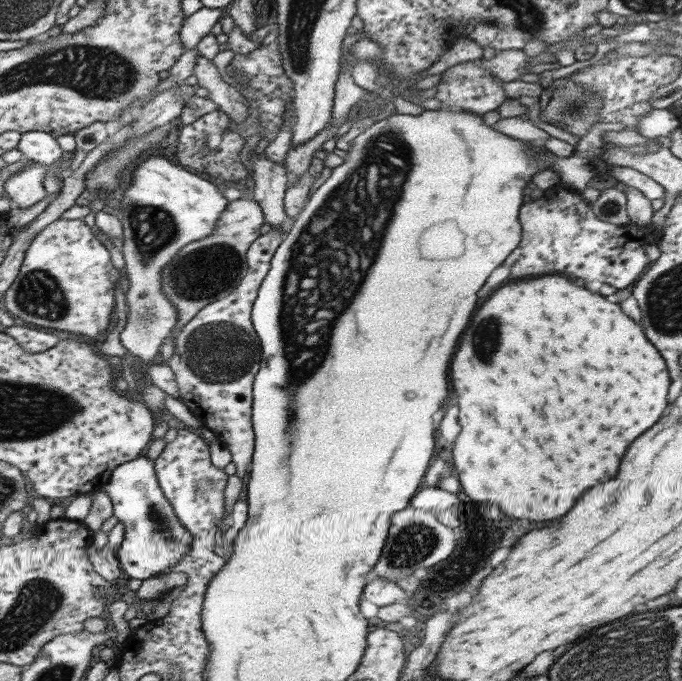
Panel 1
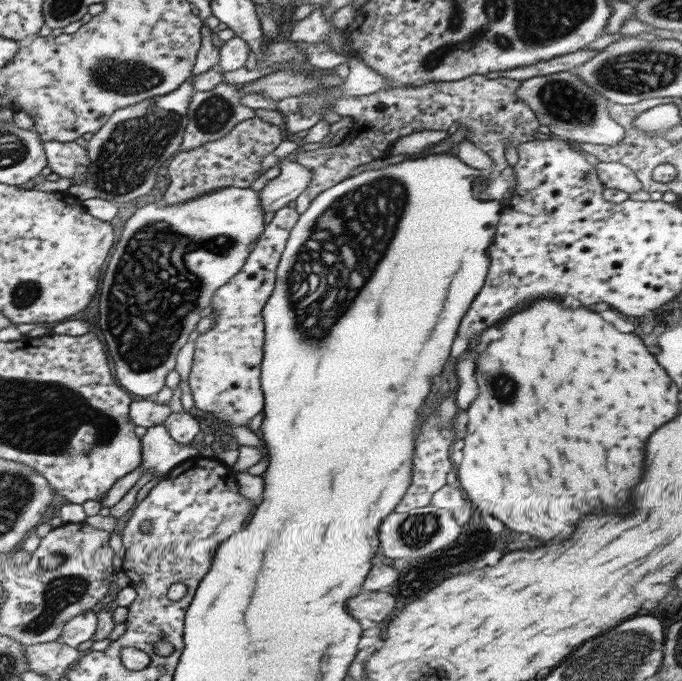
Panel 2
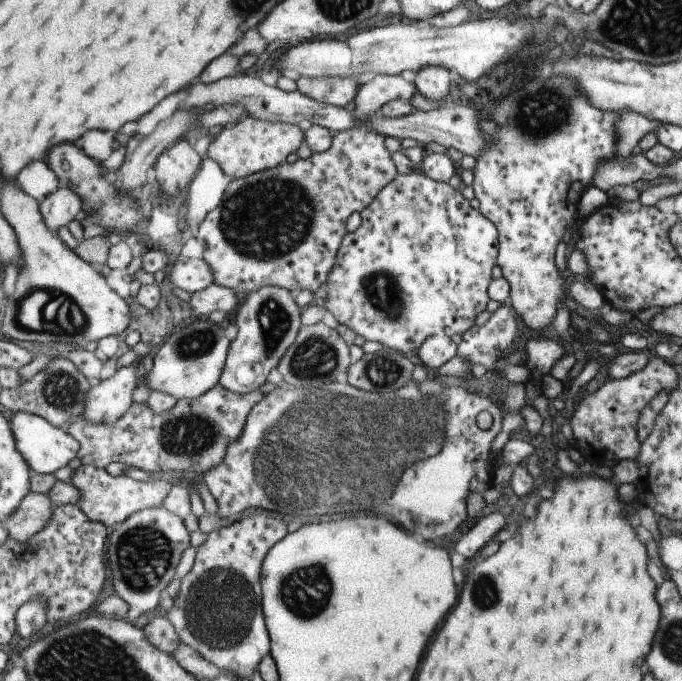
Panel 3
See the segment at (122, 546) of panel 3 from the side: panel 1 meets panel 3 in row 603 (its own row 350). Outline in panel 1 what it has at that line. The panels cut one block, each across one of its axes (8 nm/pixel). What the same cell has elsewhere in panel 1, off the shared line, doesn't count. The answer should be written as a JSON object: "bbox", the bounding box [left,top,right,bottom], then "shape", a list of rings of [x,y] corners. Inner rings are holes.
{"bbox":[114,154,227,364],"shape":[[[158,154],[135,168],[130,186],[114,204],[121,208],[121,254],[127,280],[124,294],[127,314],[119,332],[119,342],[127,354],[135,356],[141,364],[153,362],[162,341],[177,322],[177,309],[161,291],[161,270],[174,259],[179,248],[209,236],[227,204],[211,182],[173,165]]]}

